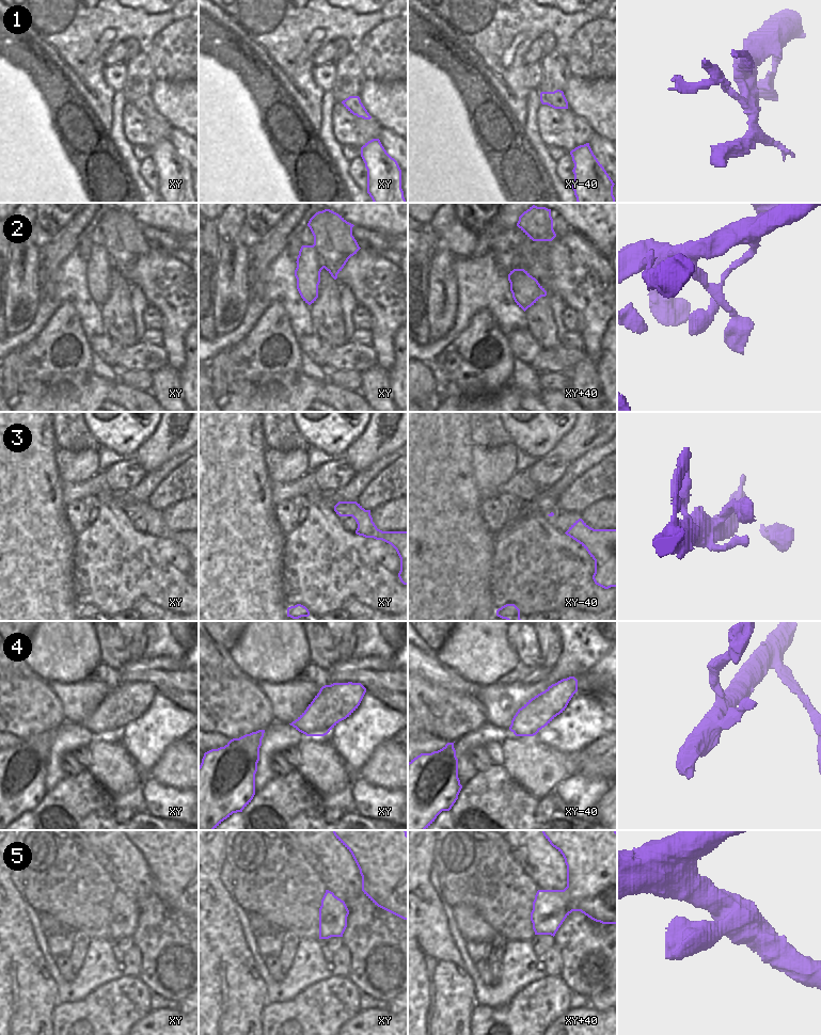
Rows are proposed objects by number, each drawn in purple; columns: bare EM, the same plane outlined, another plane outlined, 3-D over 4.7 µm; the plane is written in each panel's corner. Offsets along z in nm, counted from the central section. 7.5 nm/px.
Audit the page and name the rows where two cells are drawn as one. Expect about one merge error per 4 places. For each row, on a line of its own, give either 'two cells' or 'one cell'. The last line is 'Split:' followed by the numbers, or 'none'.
1: two cells
2: one cell
3: one cell
4: one cell
5: one cell
Split: 1

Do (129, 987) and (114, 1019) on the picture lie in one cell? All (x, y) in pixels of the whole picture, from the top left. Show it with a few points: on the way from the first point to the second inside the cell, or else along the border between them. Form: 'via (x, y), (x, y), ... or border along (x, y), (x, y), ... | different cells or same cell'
via (129, 994), (114, 1012) | same cell

